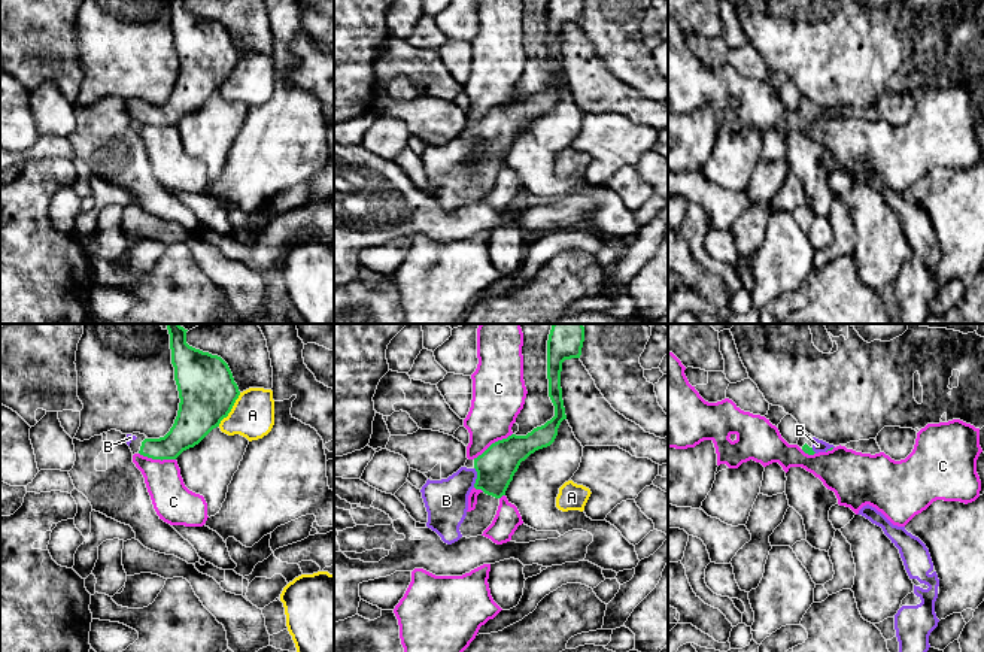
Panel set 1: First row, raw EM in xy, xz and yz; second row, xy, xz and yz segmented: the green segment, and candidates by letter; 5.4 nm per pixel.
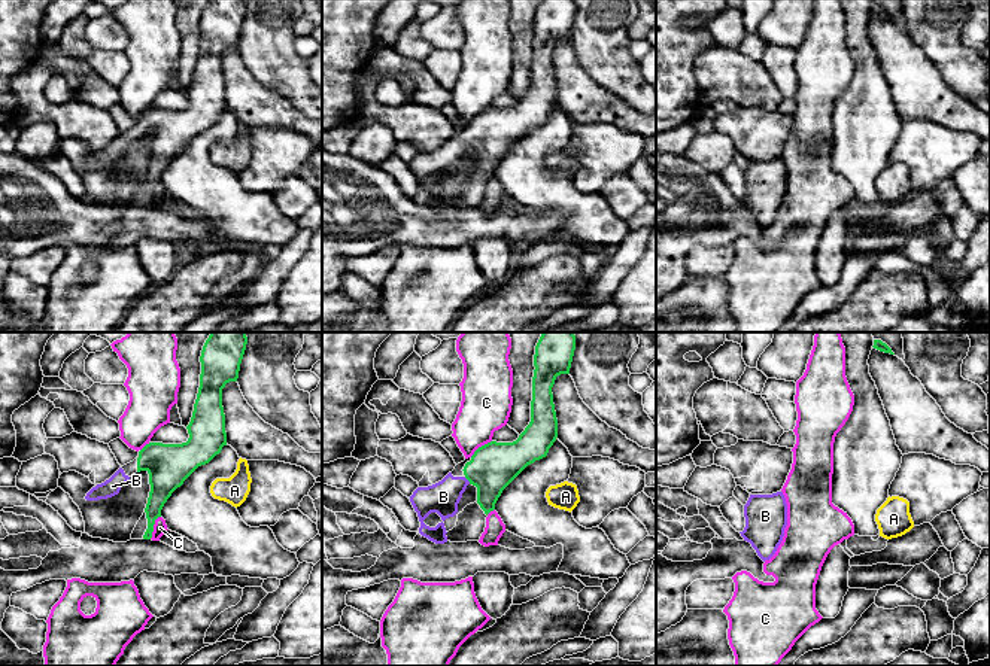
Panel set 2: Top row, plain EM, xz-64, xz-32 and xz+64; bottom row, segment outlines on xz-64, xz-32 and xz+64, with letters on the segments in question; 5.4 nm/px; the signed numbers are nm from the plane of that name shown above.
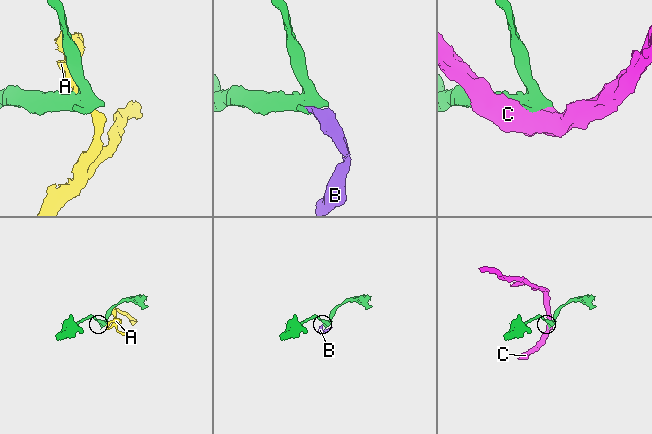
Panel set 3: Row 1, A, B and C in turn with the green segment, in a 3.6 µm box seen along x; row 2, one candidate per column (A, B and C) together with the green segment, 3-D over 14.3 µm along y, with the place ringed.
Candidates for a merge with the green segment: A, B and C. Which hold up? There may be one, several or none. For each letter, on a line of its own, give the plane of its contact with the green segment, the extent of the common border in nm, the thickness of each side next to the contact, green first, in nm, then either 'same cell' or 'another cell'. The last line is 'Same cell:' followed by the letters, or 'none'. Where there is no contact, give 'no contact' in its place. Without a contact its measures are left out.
A: xy | 220 nm | 300/240 nm | another cell
B: xz | 110 nm | 220/240 nm | same cell
C: xz | 260 nm | 220/280 nm | another cell
Same cell: B

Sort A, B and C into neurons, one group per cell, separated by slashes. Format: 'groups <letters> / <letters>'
groups A / B / C

